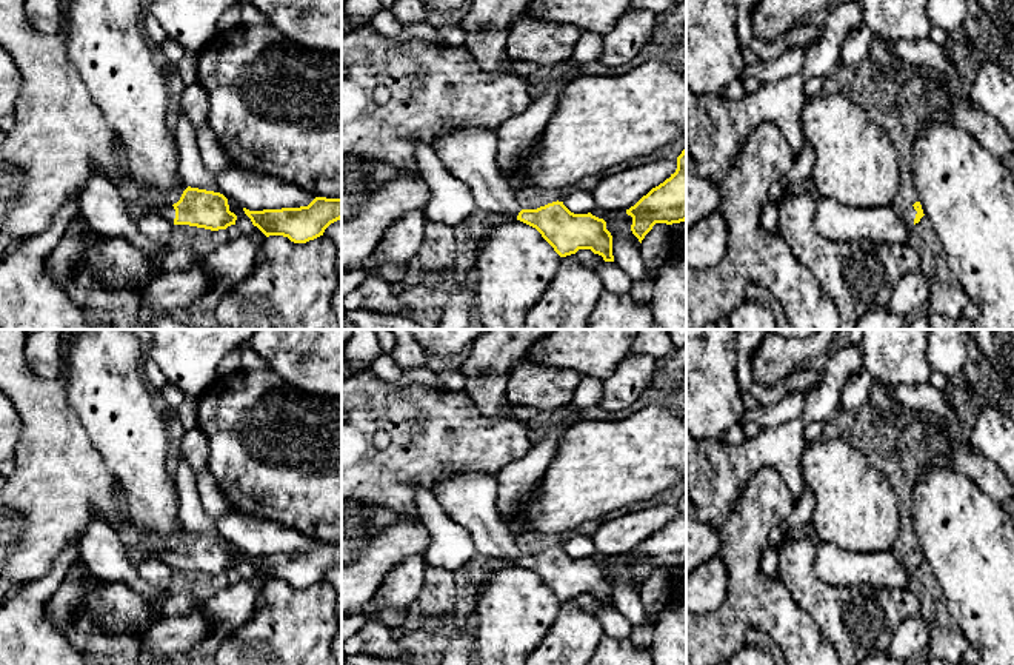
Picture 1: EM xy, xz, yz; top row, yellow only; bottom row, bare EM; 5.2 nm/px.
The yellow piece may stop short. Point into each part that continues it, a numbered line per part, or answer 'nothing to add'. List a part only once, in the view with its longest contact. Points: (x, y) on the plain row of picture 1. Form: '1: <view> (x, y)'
1: xy (166, 556)

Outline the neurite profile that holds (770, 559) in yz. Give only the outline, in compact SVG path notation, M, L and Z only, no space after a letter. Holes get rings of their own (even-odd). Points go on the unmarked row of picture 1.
M766 546L762 554L762 573L769 579L777 577L779 570L779 551L777 546Z

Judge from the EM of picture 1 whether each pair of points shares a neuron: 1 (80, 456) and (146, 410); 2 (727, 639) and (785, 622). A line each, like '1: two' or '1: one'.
1: two
2: one

